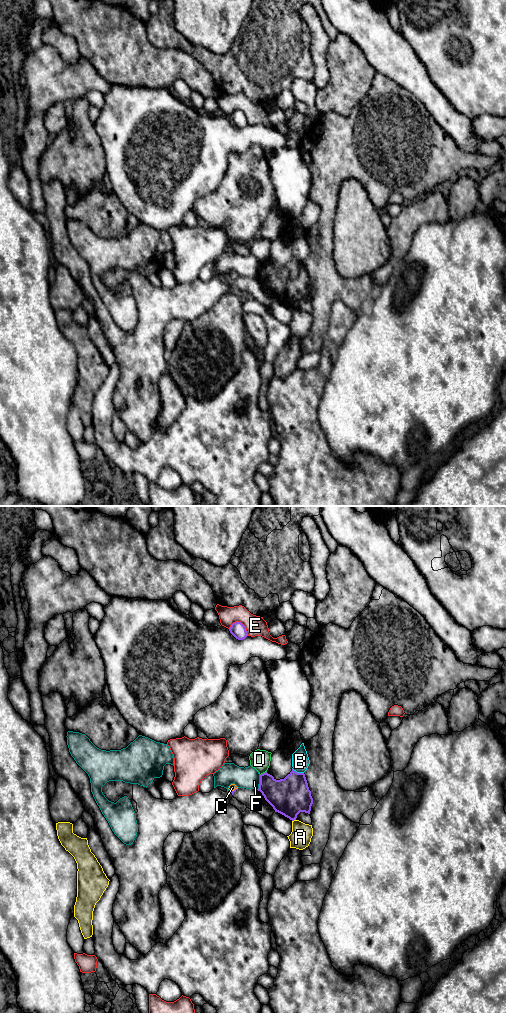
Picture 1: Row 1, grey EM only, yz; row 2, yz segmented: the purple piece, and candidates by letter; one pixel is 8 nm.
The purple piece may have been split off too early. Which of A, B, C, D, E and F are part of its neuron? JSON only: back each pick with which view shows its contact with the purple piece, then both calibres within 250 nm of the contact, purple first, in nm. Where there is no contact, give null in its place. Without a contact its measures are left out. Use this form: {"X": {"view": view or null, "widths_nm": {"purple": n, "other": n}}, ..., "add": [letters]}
{"C": {"view": "yz", "widths_nm": {"purple": 20, "other": 60}}, "add": ["C"]}

